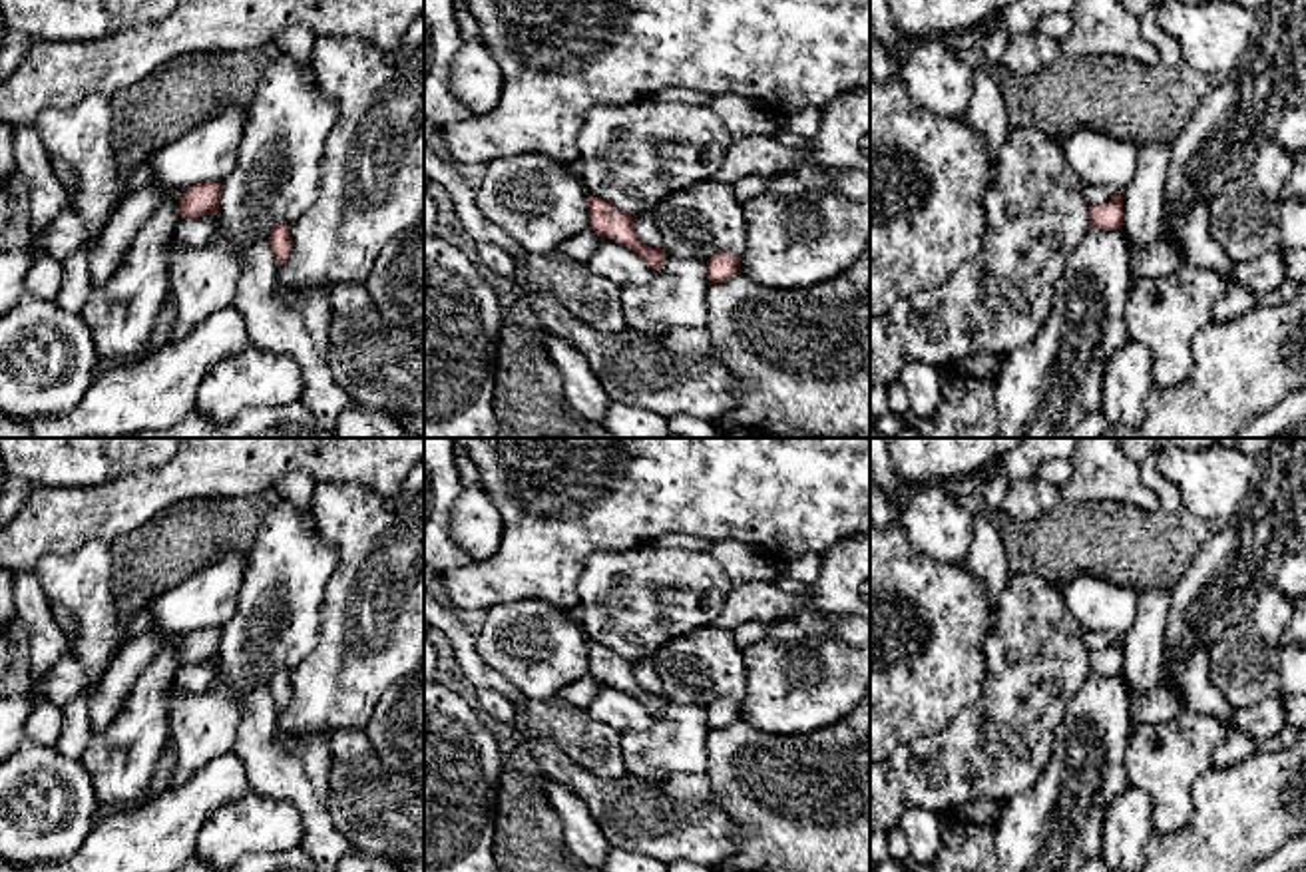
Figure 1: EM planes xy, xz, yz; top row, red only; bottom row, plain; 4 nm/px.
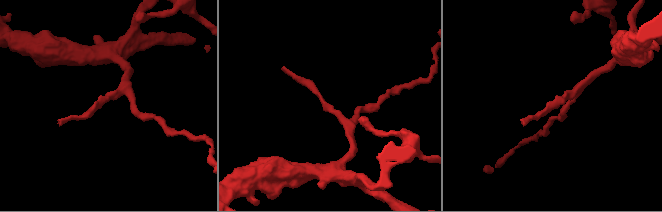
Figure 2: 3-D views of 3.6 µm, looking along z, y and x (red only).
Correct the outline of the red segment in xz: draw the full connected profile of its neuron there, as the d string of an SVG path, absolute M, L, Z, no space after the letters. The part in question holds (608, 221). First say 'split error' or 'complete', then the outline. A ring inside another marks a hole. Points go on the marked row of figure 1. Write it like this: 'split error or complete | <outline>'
complete | M587 195L589 227L601 237L611 239L637 253L649 269L659 271L667 253L663 249L645 247L635 233L635 219L603 199Z

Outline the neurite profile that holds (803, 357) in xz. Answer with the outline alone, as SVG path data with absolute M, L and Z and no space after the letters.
M870 249L864 251L840 277L804 291L772 291L739 273L725 283L709 287L705 328L721 362L739 384L739 404L729 412L739 428L761 432L768 438L870 438Z

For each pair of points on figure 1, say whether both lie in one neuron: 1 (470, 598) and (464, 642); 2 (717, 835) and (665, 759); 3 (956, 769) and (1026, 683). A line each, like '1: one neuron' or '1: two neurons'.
1: two neurons
2: two neurons
3: one neuron

